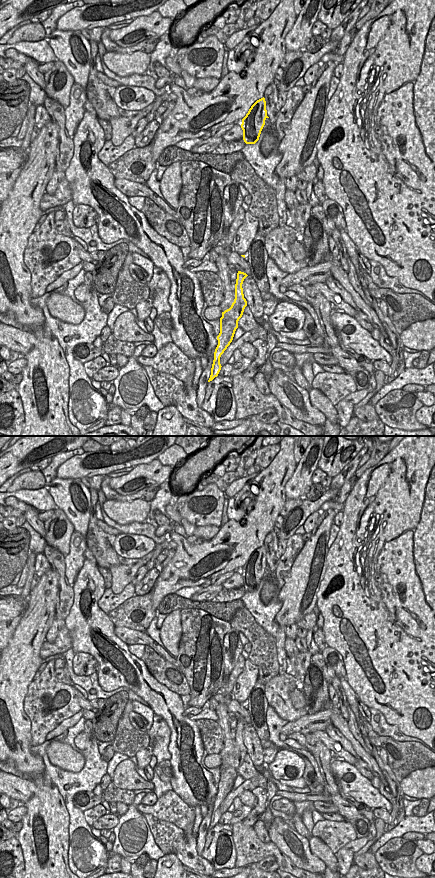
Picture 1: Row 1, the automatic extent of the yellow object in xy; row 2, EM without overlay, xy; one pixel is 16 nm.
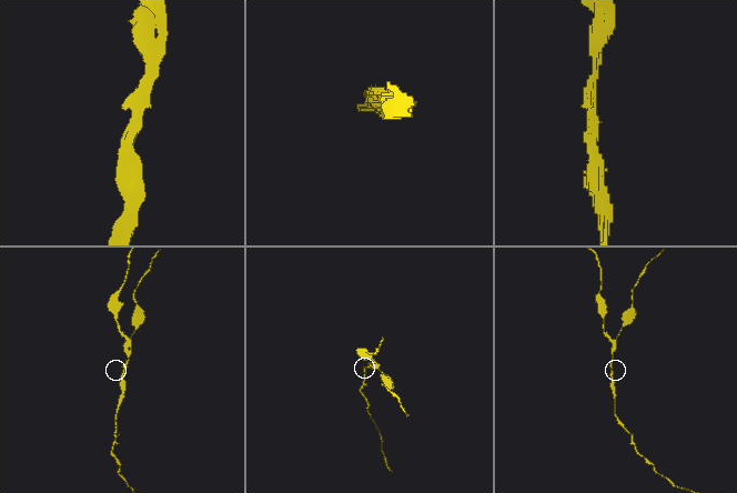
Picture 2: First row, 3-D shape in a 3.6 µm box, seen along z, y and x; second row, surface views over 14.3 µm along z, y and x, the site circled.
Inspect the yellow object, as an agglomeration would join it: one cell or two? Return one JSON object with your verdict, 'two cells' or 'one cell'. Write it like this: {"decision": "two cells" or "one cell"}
{"decision": "two cells"}

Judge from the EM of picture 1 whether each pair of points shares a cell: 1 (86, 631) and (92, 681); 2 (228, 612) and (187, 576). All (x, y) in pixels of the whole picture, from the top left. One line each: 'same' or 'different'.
1: different
2: different

